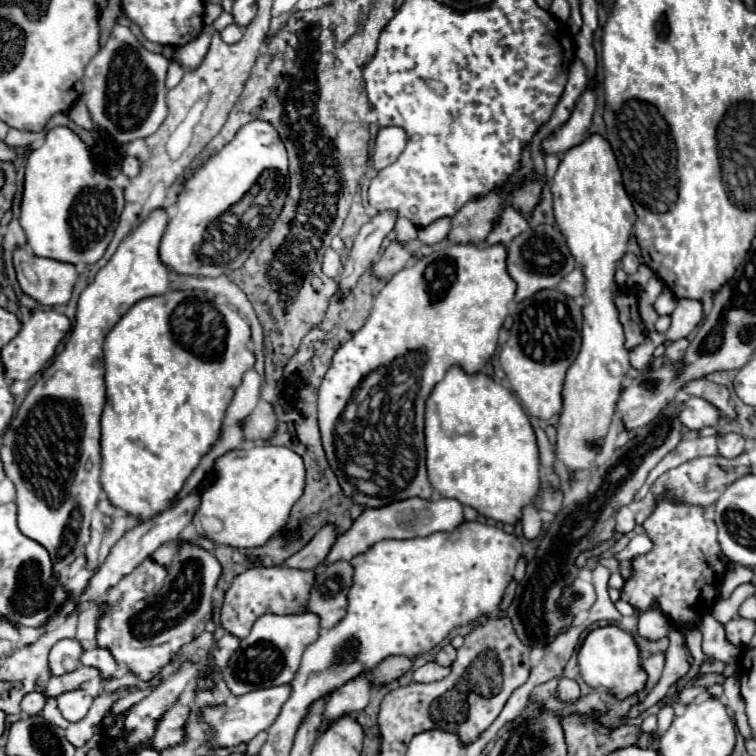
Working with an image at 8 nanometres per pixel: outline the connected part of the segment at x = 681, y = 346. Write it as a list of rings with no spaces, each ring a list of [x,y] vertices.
[[[682,337],[682,339],[674,341],[672,345],[668,345],[668,347],[666,347],[666,357],[668,357],[668,361],[678,361],[678,357],[682,357],[682,353],[686,351],[686,347],[688,347],[688,339],[686,339],[686,337]]]

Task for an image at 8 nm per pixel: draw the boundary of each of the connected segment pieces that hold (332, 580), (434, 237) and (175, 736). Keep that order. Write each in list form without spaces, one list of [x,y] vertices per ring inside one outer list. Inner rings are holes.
[[[348,561],[324,567],[314,581],[308,611],[320,617],[320,627],[330,629],[346,615],[346,589],[350,589],[352,569]]]
[[[434,221],[434,225],[428,225],[426,229],[418,231],[418,239],[424,245],[436,245],[446,239],[448,231],[450,231],[450,221]]]
[[[194,691],[182,693],[180,699],[176,701],[176,705],[164,713],[162,721],[158,723],[154,739],[150,743],[142,743],[140,747],[154,747],[156,751],[162,751],[170,745],[182,743],[184,741],[184,723],[186,723],[188,713],[190,713],[192,695],[194,695]]]

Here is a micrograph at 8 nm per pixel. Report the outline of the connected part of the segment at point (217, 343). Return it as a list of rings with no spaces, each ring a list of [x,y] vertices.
[[[170,291],[166,295],[154,295],[154,297],[146,297],[140,299],[138,303],[134,303],[126,315],[112,327],[112,331],[106,335],[106,341],[103,344],[104,367],[106,367],[106,405],[102,413],[102,489],[106,491],[110,503],[136,517],[138,521],[146,521],[152,519],[154,515],[160,515],[162,511],[166,511],[168,507],[174,505],[176,495],[180,493],[180,489],[184,487],[186,479],[192,475],[192,471],[198,467],[200,459],[210,451],[210,447],[220,439],[220,429],[222,429],[222,419],[226,415],[226,409],[232,401],[232,395],[236,391],[236,387],[242,381],[242,375],[254,367],[254,355],[248,351],[246,343],[250,341],[250,325],[246,323],[246,319],[230,305],[222,303],[216,307],[214,305],[216,297],[212,297],[210,293],[204,291]]]

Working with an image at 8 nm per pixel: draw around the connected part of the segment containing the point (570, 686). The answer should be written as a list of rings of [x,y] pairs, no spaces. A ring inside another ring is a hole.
[[[560,679],[558,687],[556,687],[556,695],[560,701],[566,701],[566,703],[572,703],[572,701],[578,701],[580,697],[580,687],[574,679]]]

